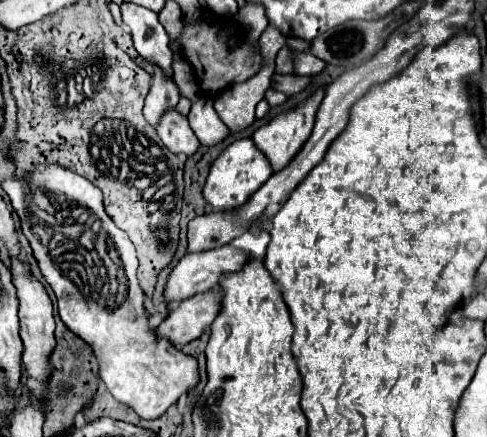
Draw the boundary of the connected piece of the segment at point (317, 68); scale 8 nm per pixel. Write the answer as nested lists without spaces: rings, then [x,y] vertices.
[[[295,53],[295,71],[299,75],[305,75],[305,77],[313,77],[313,75],[319,75],[323,69],[325,69],[325,63],[317,57],[313,57],[311,53]]]

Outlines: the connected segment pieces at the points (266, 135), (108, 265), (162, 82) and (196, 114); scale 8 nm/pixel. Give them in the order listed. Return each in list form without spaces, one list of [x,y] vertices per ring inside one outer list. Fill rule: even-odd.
[[[319,89],[311,99],[303,101],[299,107],[281,113],[279,117],[275,117],[273,121],[269,121],[267,125],[263,125],[261,129],[257,129],[253,133],[253,143],[259,145],[261,153],[265,153],[265,157],[269,159],[269,163],[273,165],[273,173],[279,173],[281,169],[285,169],[287,163],[293,161],[295,153],[299,153],[299,149],[309,139],[313,123],[315,123],[315,113],[317,113],[317,109],[321,105],[321,99],[323,99],[323,89]]]
[[[39,163],[39,165],[35,165],[35,169],[33,169],[29,175],[31,175],[29,181],[23,181],[23,179],[5,179],[5,181],[1,183],[1,187],[3,187],[3,191],[9,195],[9,199],[11,199],[13,211],[15,211],[17,217],[19,217],[21,231],[23,231],[23,235],[27,237],[31,249],[33,249],[33,257],[37,259],[37,265],[39,265],[39,271],[41,271],[43,279],[49,283],[49,287],[53,289],[53,293],[55,293],[55,297],[57,297],[57,311],[59,311],[61,321],[67,325],[69,331],[77,333],[77,337],[81,337],[81,339],[93,349],[93,355],[95,355],[95,359],[97,359],[97,363],[99,363],[99,377],[101,377],[101,381],[105,381],[109,393],[111,393],[117,401],[129,405],[129,407],[131,407],[139,417],[143,417],[143,419],[157,419],[157,417],[161,417],[161,415],[181,397],[181,393],[187,393],[191,387],[197,385],[197,381],[199,381],[199,375],[197,375],[197,359],[185,355],[183,351],[177,351],[169,341],[165,341],[163,337],[159,337],[159,335],[151,329],[149,317],[147,317],[147,311],[145,311],[145,295],[143,295],[143,291],[141,291],[141,287],[139,287],[139,281],[137,281],[137,255],[135,255],[135,247],[133,247],[129,235],[127,235],[125,231],[121,231],[121,229],[111,221],[111,217],[105,213],[101,189],[97,189],[97,187],[95,187],[91,181],[87,181],[85,177],[81,177],[81,175],[77,175],[77,173],[73,173],[73,171],[65,169],[65,167],[61,167],[61,165],[51,165],[51,163]]]
[[[155,67],[155,75],[151,77],[151,91],[145,99],[145,109],[143,109],[147,123],[157,127],[157,117],[161,117],[165,109],[173,109],[177,103],[179,103],[179,91],[175,83],[167,79],[159,67]]]
[[[199,97],[199,101],[193,103],[189,113],[189,125],[205,147],[215,147],[229,135],[227,125],[219,119],[213,109],[211,97]]]

